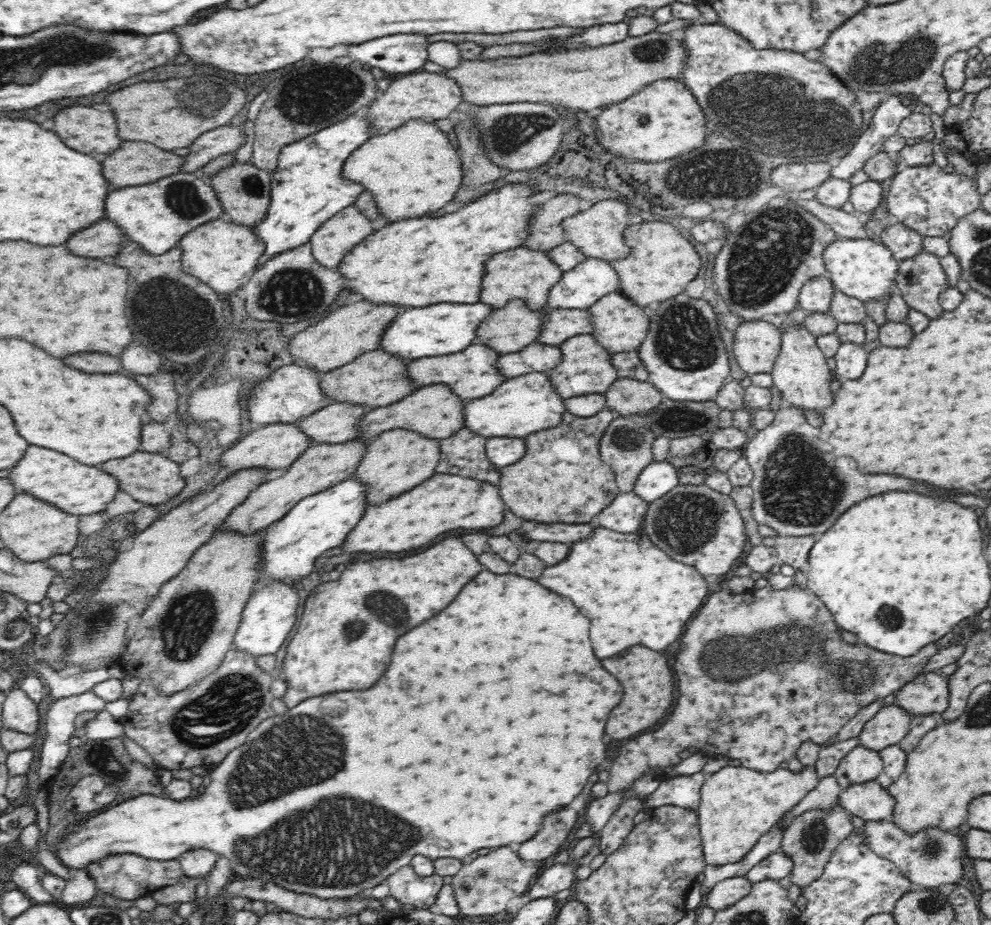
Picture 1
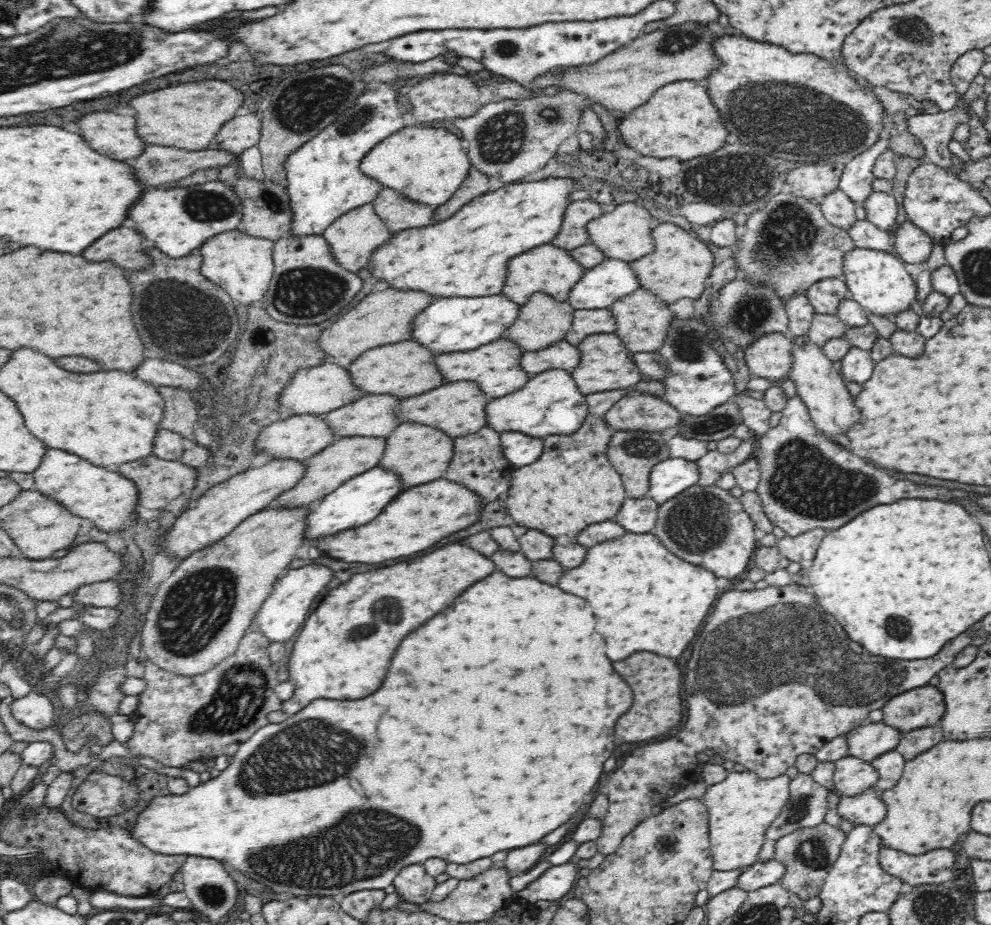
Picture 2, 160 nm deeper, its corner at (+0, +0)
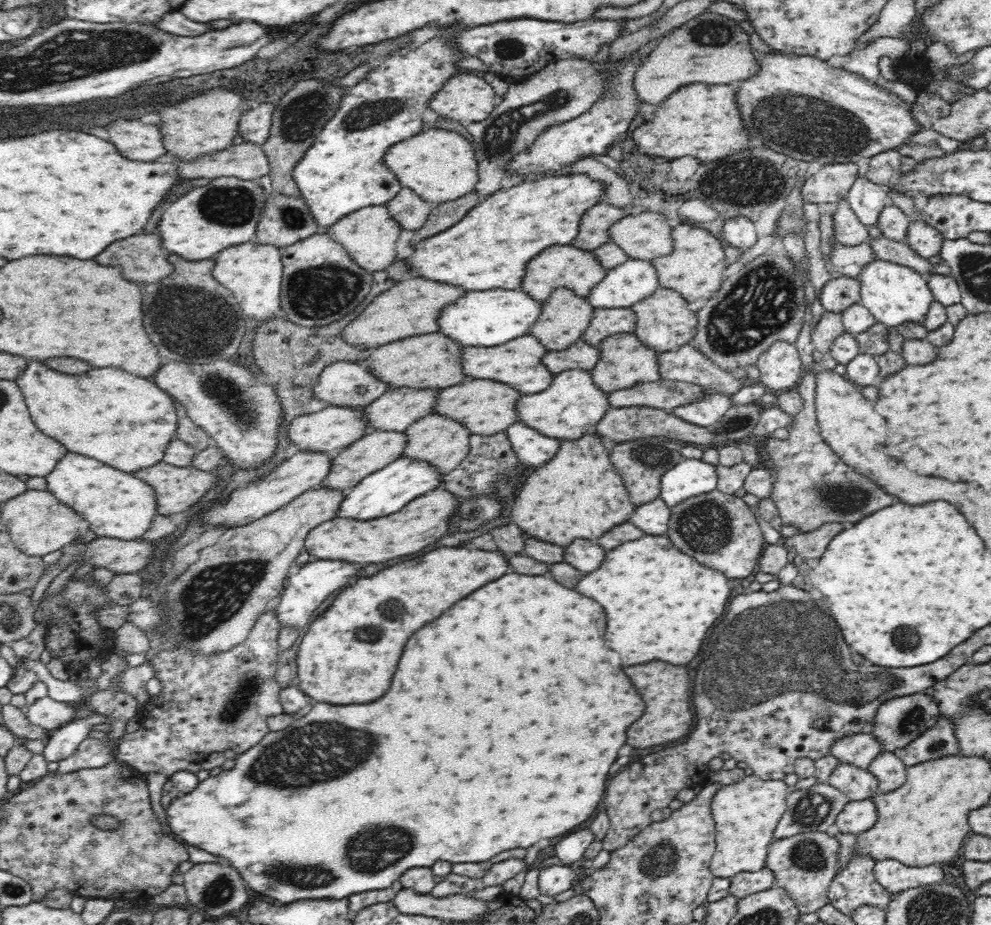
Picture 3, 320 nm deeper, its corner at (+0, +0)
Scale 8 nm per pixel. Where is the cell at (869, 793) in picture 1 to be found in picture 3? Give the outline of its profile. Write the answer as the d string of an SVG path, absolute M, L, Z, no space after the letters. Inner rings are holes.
M873 799L850 801L836 817L835 825L842 833L857 835L876 824L877 812Z

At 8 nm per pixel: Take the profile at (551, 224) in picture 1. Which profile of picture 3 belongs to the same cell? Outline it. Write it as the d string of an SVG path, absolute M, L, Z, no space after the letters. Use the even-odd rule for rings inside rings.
M608 203L596 204L582 218L580 234L574 238L574 246L582 250L593 251L603 244L613 242L610 228L627 217L624 208L614 207Z

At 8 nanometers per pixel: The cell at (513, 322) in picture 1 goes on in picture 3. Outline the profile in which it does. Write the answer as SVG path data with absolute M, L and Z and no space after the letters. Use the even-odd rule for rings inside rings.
M557 288L550 300L545 301L538 320L528 334L534 335L550 351L570 348L571 344L582 340L583 332L589 327L595 307L588 303L588 298L580 297L569 288Z

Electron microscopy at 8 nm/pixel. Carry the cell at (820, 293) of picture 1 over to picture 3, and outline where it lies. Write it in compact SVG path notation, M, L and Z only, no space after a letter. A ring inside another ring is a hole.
M833 275L822 288L820 302L826 311L841 314L849 306L860 303L860 290L859 279Z

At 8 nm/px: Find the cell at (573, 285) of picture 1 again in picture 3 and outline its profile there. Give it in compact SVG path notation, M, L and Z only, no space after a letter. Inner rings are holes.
M628 259L611 268L605 279L590 292L588 303L597 308L628 308L662 287L656 268L650 260Z

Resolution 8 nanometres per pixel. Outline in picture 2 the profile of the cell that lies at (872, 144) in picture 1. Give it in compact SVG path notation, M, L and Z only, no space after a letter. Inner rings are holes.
M886 136L878 139L870 150L845 163L839 190L842 190L850 201L863 206L870 196L874 196L873 180L876 178L873 176L873 169L876 160L884 151L888 151Z

